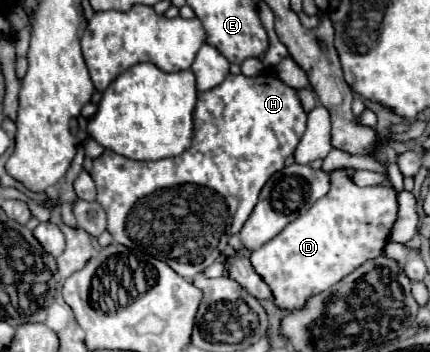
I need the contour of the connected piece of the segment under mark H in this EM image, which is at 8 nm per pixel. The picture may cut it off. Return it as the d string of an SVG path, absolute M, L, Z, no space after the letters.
M265 69L257 77L229 75L221 85L197 95L191 147L181 155L159 161L133 161L113 151L105 151L93 161L91 177L97 185L97 203L101 203L107 213L109 233L117 243L153 255L165 261L181 277L193 279L221 257L221 241L241 231L257 203L261 187L273 173L283 169L285 159L293 155L305 133L305 123L307 115L301 107L297 89L275 77L273 69Z

